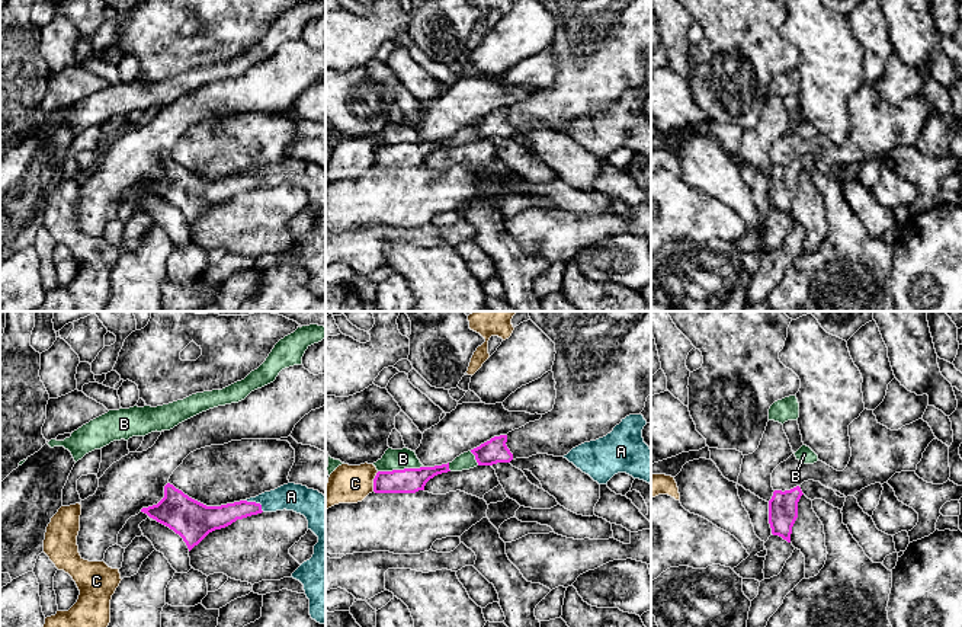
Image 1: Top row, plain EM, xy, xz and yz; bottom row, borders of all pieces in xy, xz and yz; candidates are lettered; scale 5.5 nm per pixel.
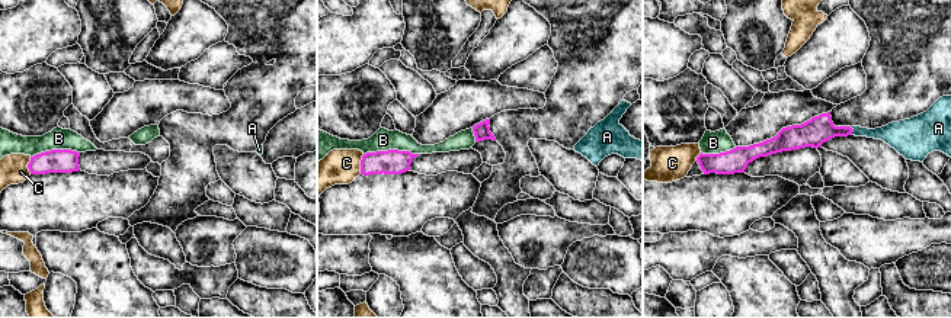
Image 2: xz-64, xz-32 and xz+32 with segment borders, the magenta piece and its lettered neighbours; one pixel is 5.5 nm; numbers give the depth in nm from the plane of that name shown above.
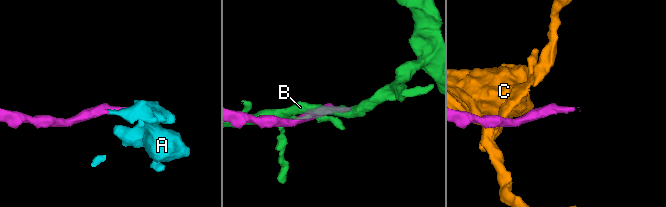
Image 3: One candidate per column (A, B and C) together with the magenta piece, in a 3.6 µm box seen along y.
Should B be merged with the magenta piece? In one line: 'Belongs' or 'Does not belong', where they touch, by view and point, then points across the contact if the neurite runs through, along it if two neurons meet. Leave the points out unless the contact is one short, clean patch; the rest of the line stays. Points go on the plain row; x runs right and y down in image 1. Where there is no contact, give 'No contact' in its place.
Does not belong. Touches magenta at xz (400, 144)

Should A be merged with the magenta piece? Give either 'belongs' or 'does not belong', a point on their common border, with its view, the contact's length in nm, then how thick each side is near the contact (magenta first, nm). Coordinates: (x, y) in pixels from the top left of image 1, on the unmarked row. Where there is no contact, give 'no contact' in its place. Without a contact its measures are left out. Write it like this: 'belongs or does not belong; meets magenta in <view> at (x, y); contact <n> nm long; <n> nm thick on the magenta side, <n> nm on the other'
belongs; meets magenta in xy at (255, 176); contact 120 nm long; 130 nm thick on the magenta side, 150 nm on the other

